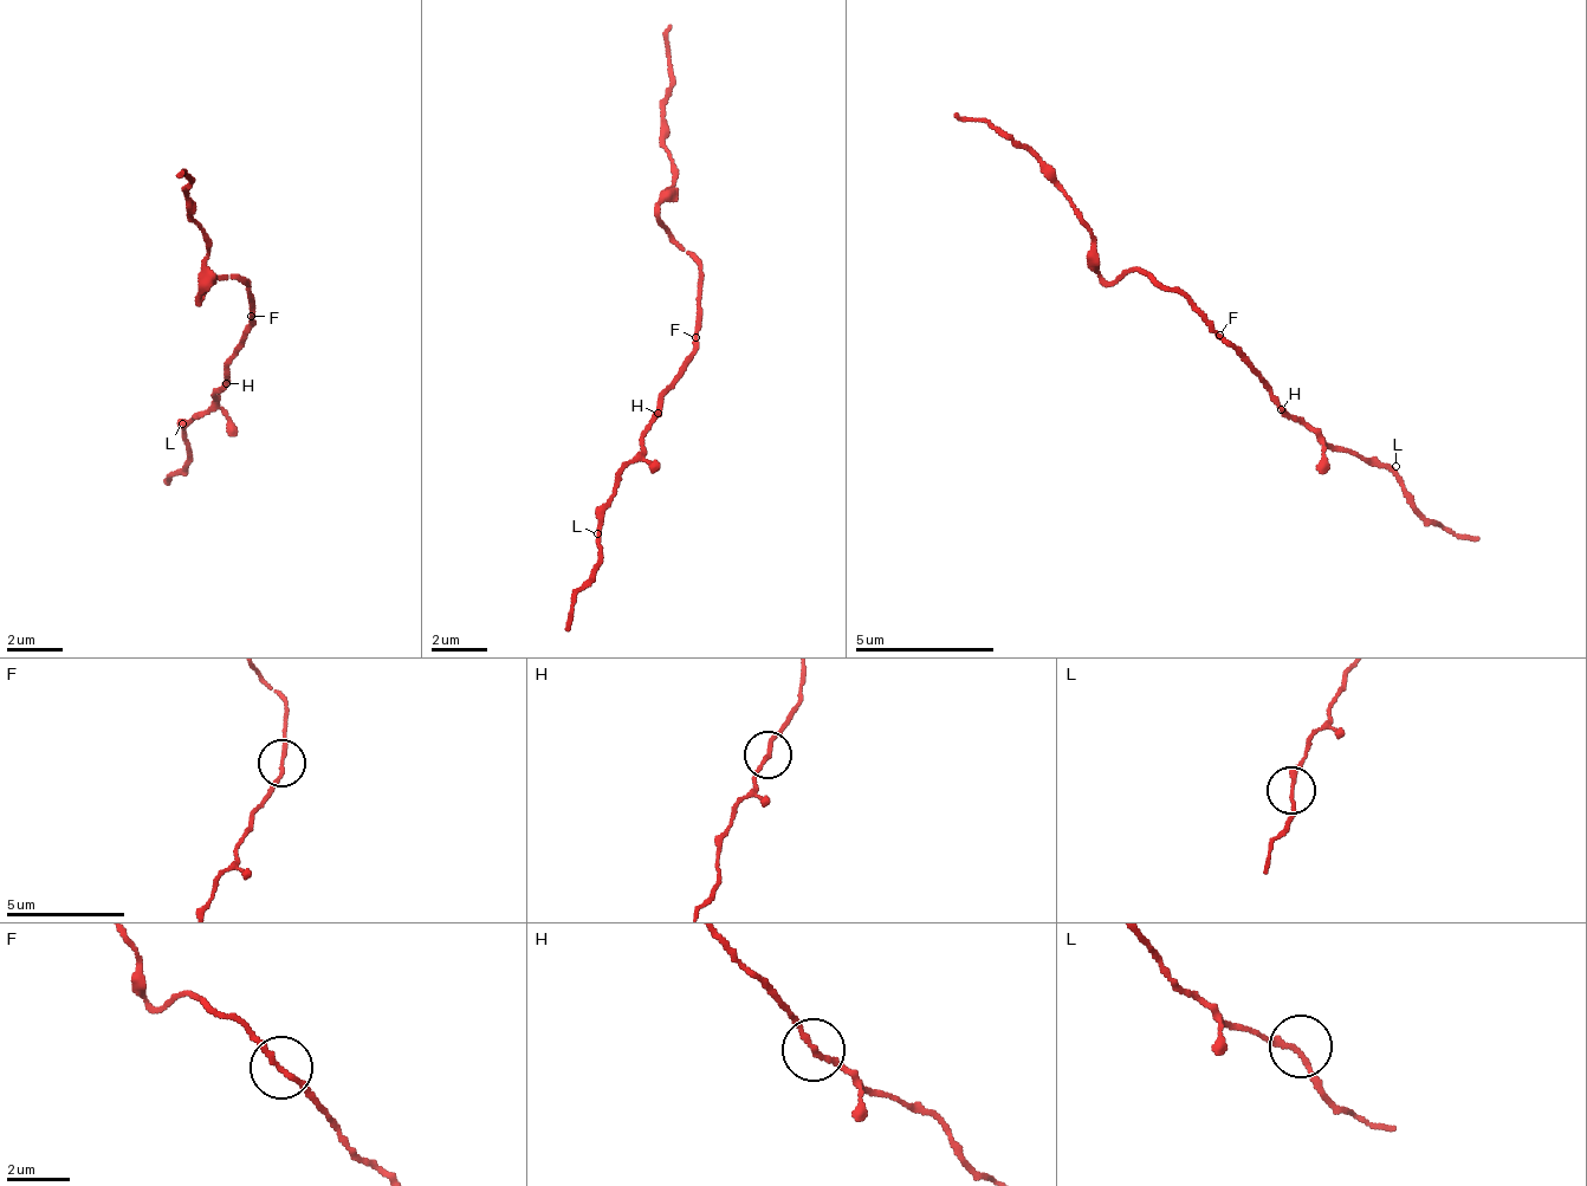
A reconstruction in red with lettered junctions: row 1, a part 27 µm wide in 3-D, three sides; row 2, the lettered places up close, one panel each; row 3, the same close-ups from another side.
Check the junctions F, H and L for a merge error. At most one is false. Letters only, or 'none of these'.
none of these

